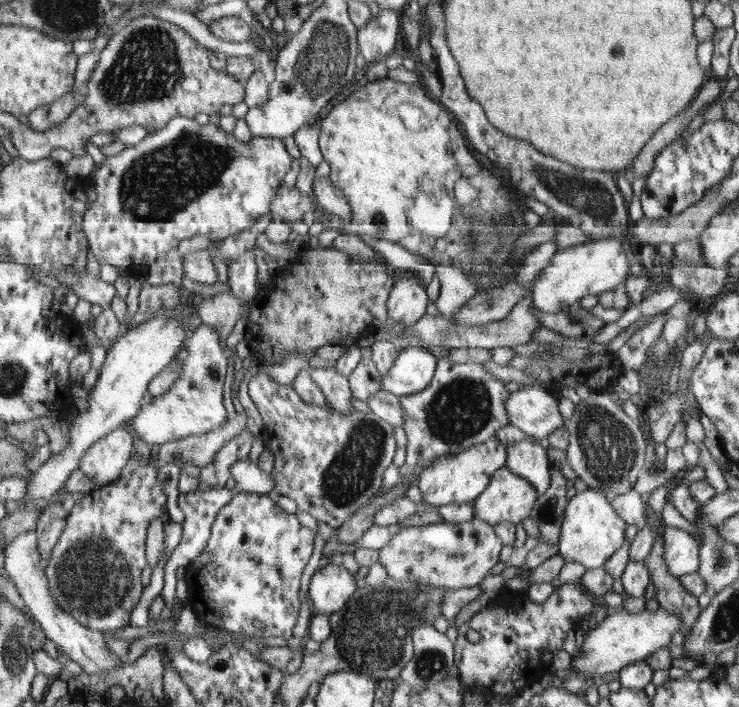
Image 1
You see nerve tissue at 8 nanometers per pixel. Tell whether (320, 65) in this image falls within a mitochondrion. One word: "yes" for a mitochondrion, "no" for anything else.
yes

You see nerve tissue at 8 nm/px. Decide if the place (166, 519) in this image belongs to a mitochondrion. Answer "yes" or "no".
no

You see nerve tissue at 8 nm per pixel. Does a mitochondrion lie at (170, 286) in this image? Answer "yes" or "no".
no

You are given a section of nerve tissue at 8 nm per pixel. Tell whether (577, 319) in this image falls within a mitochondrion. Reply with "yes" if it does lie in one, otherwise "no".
yes

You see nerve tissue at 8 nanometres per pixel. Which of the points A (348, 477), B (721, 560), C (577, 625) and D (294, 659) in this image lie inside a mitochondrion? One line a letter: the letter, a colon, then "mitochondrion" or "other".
A: mitochondrion
B: mitochondrion
C: other
D: other

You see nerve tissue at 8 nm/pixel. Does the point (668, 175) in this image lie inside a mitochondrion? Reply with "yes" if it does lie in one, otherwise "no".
no

